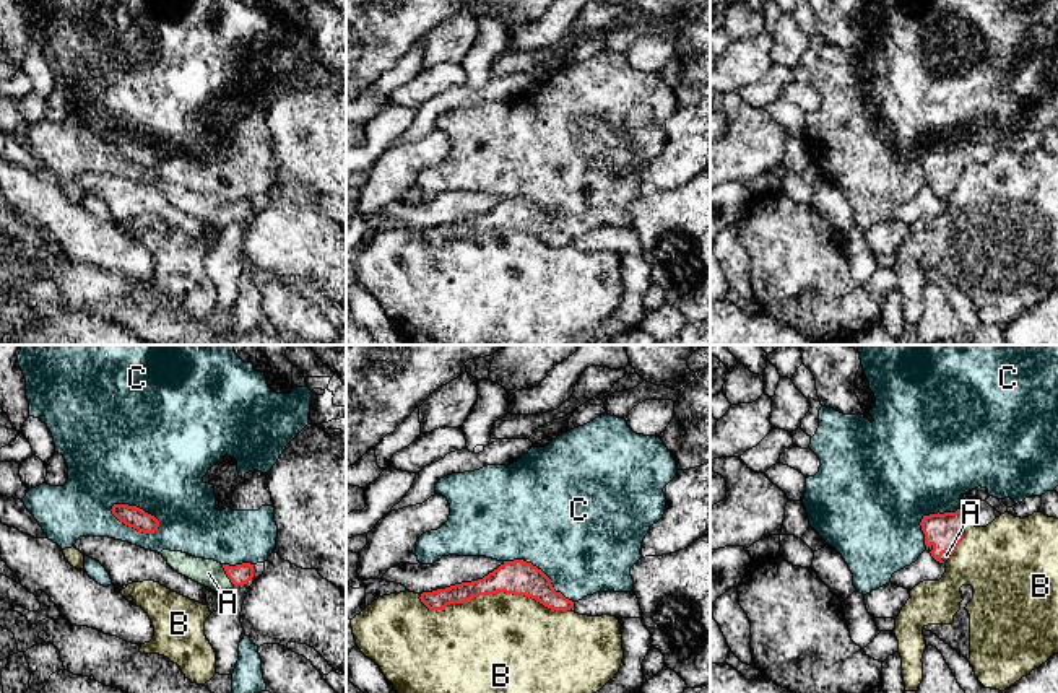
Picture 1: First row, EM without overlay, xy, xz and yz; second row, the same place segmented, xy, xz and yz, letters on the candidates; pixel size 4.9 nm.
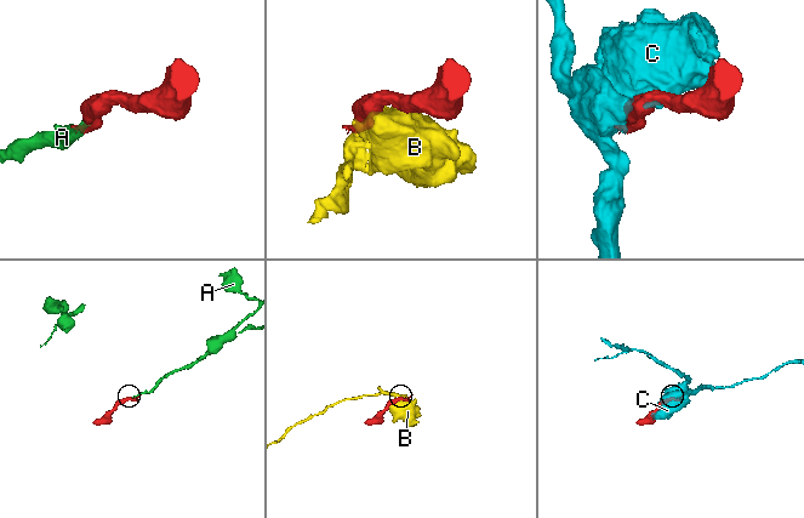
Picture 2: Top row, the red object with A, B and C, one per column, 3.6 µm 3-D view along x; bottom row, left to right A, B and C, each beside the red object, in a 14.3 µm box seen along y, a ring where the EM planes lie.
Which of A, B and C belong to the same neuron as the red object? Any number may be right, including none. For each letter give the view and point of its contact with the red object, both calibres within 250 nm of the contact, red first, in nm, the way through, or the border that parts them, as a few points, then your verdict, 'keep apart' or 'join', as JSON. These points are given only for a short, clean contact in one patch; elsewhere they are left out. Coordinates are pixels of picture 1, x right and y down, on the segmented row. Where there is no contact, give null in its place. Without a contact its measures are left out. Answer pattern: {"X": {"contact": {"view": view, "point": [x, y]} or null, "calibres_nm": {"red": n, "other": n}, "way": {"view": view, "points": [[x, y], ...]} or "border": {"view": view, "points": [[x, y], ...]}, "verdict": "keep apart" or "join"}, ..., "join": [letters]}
{"A": {"contact": {"view": "xy", "point": [226, 573]}, "calibres_nm": {"red": 110, "other": 140}, "verdict": "join"}, "B": {"contact": {"view": "xz", "point": [494, 592]}, "calibres_nm": {"red": 170, "other": 480}, "verdict": "keep apart"}, "C": {"contact": {"view": "xy", "point": [135, 527]}, "calibres_nm": {"red": 110, "other": 320}, "verdict": "keep apart"}, "join": ["A"]}

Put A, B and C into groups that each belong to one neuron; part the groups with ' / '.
A / B / C

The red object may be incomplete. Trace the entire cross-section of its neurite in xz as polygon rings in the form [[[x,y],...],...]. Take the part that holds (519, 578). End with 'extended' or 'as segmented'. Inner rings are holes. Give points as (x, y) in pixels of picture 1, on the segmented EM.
[[[523,560],[504,561],[483,579],[423,592],[419,599],[429,610],[442,610],[450,604],[497,592],[531,597],[556,612],[574,607],[572,600],[554,591],[551,579],[541,569]]] | as segmented

